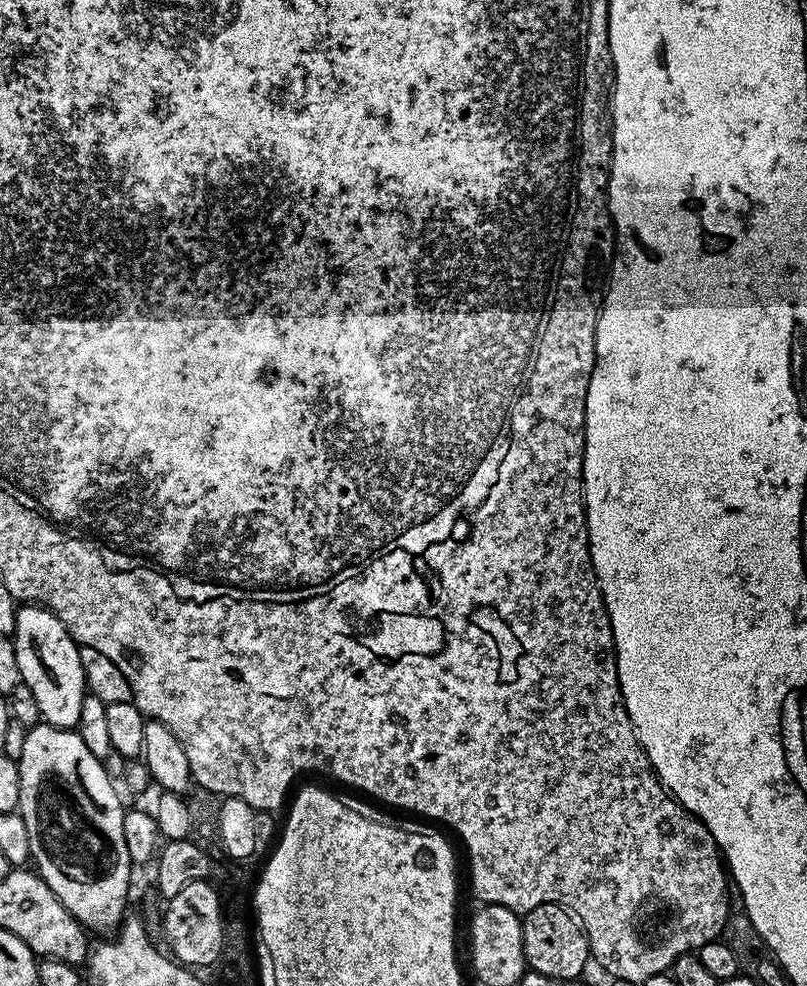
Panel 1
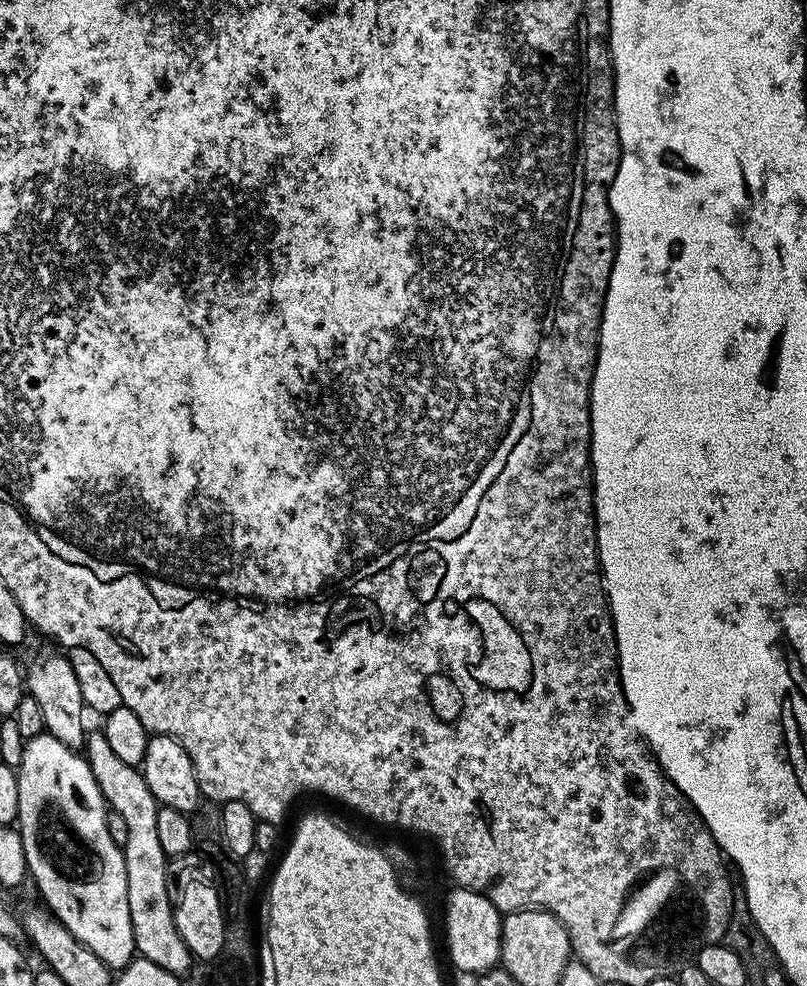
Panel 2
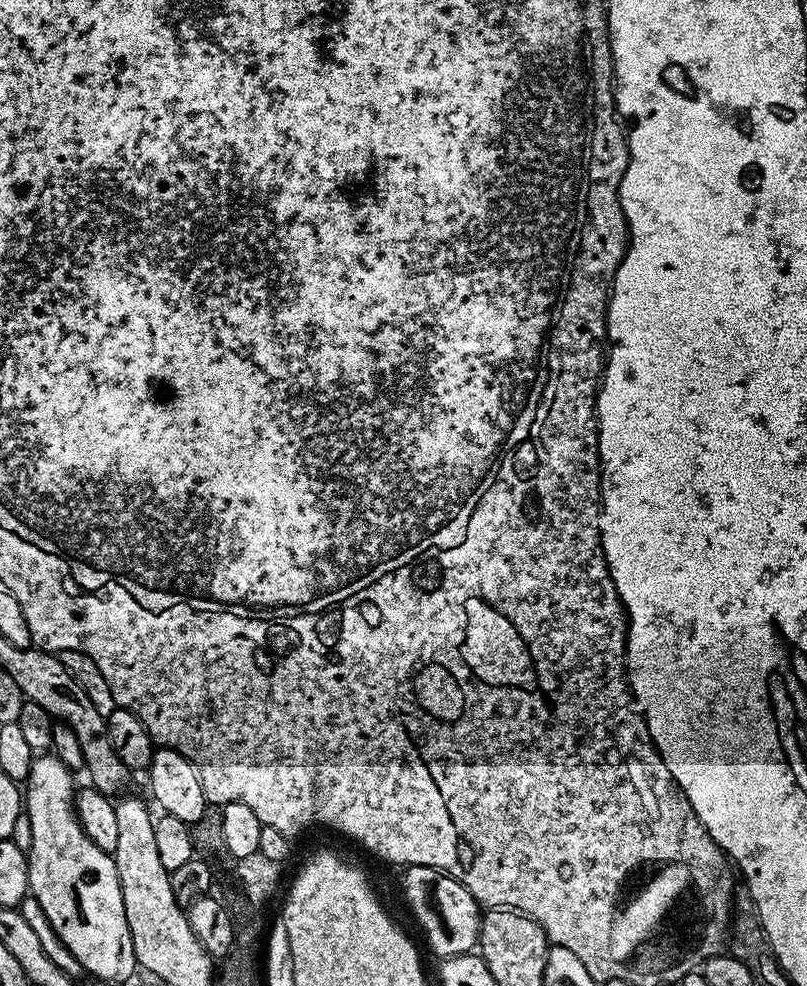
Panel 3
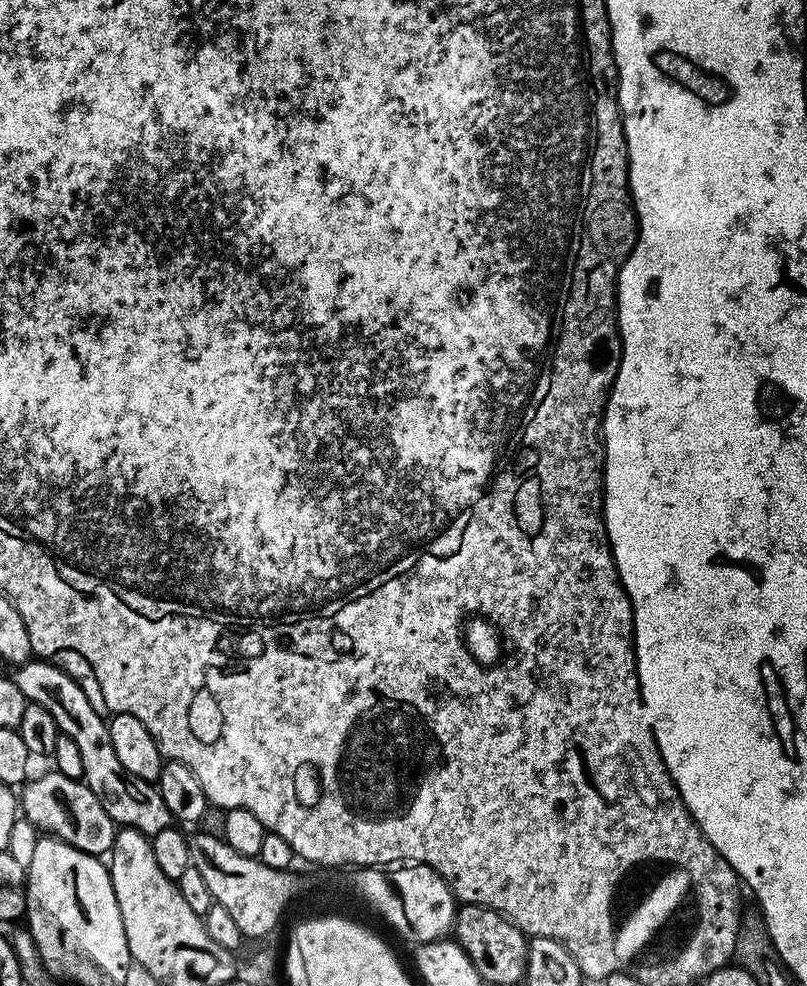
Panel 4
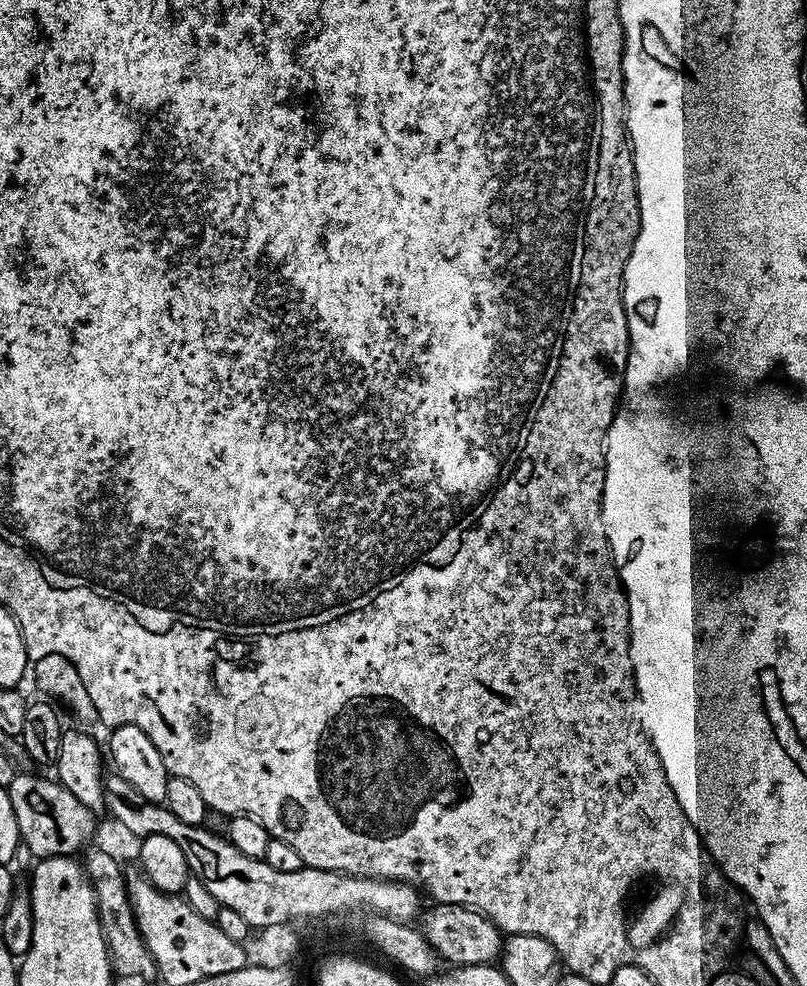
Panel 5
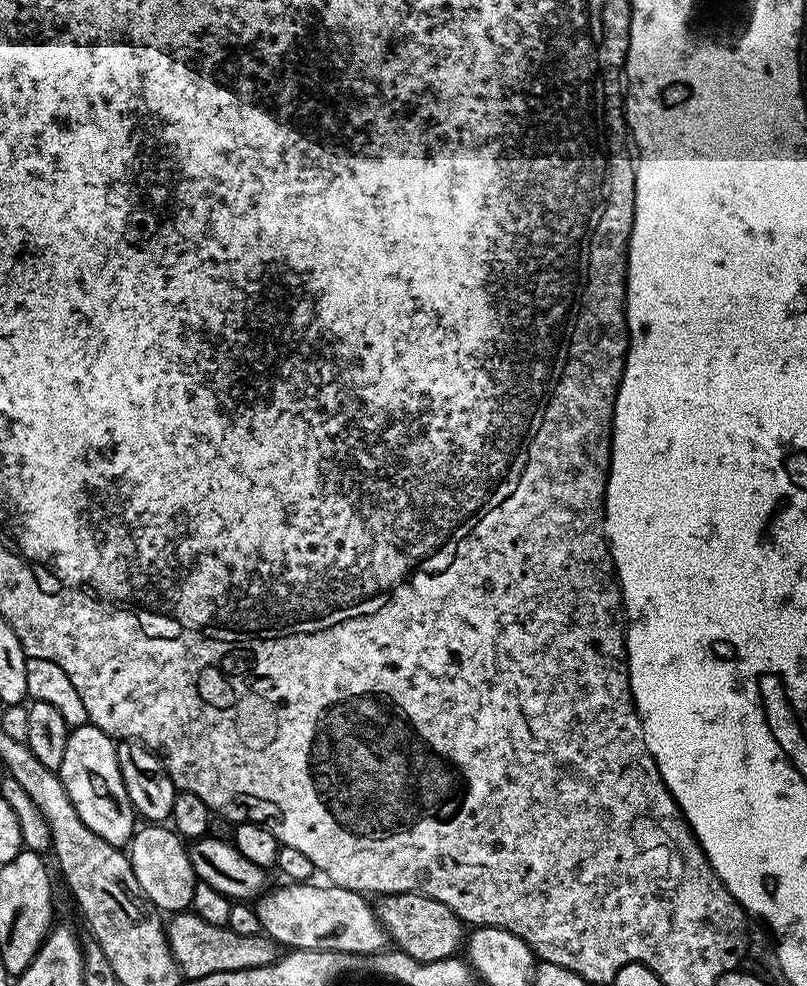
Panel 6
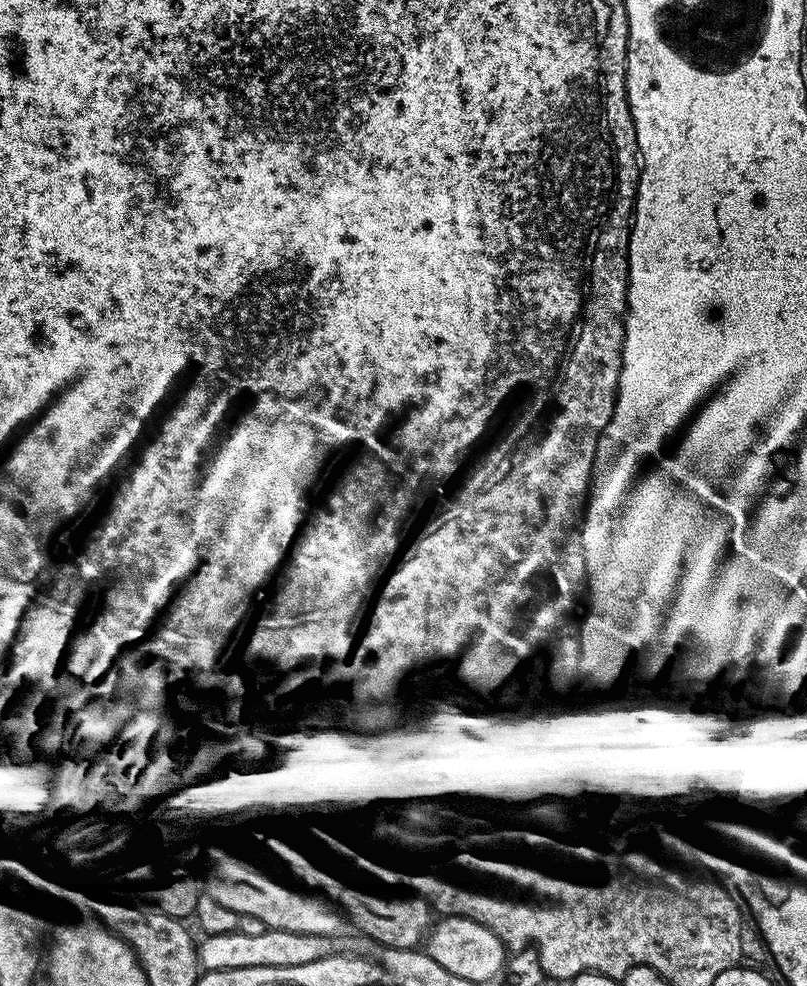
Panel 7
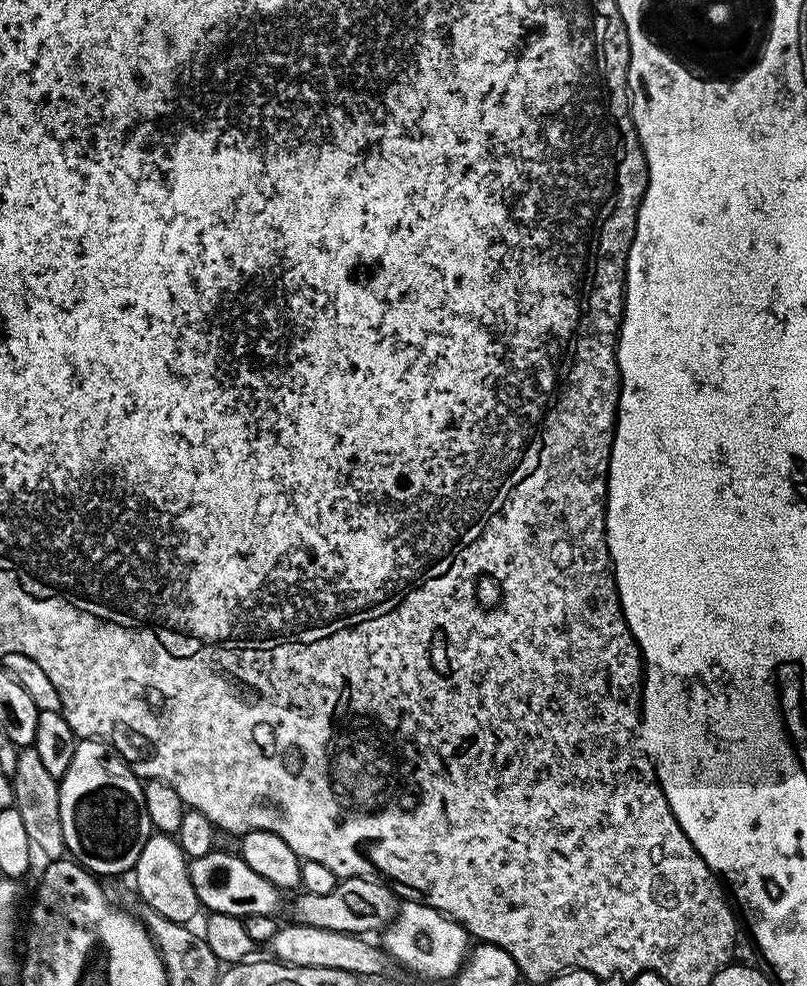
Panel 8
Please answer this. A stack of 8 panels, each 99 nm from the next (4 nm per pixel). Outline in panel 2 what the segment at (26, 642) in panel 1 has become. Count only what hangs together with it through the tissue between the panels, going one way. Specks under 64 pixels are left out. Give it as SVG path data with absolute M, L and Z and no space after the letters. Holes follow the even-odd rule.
M40 652L37 656L29 658L28 668L26 666L26 688L36 699L38 706L42 706L42 718L47 735L58 738L58 742L62 742L67 748L80 750L86 744L86 709L82 690L78 690L78 678L74 678L74 670L67 655L56 652Z

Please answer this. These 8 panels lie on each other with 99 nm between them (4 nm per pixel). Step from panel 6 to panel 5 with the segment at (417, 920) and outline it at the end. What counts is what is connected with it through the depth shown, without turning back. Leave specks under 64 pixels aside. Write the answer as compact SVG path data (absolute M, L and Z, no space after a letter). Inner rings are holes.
M433 903L431 907L429 912L427 909L419 917L418 927L426 942L445 965L461 968L475 964L490 964L499 957L502 951L502 933L489 916L457 904Z

